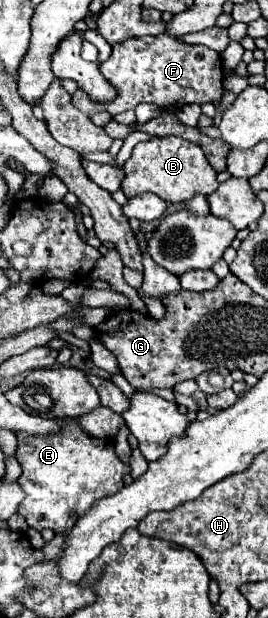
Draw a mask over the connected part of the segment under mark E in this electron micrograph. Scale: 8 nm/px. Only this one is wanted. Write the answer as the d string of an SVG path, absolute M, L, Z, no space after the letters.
M64 418L62 422L66 422L66 426L62 426L62 430L58 430L58 434L28 434L22 442L18 442L16 460L22 468L18 484L22 486L22 490L26 494L26 498L18 506L18 514L34 530L50 528L54 532L62 532L62 530L72 528L76 524L76 520L82 518L96 500L122 490L122 486L124 486L122 476L130 472L130 466L124 464L116 456L112 440L88 436L86 430L82 430L82 426L78 426L76 418Z

